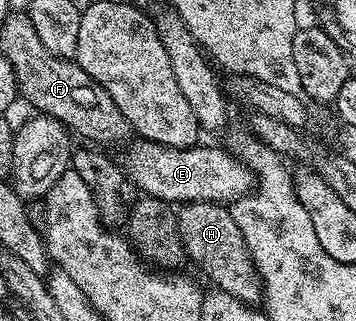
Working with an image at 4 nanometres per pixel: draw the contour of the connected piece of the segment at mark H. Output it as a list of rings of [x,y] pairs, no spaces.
[[[191,200],[177,211],[176,217],[185,257],[193,260],[216,283],[213,285],[219,291],[238,298],[243,304],[259,305],[264,295],[264,283],[256,272],[246,238],[242,238],[242,230],[238,230],[238,222],[234,222],[231,207]]]

